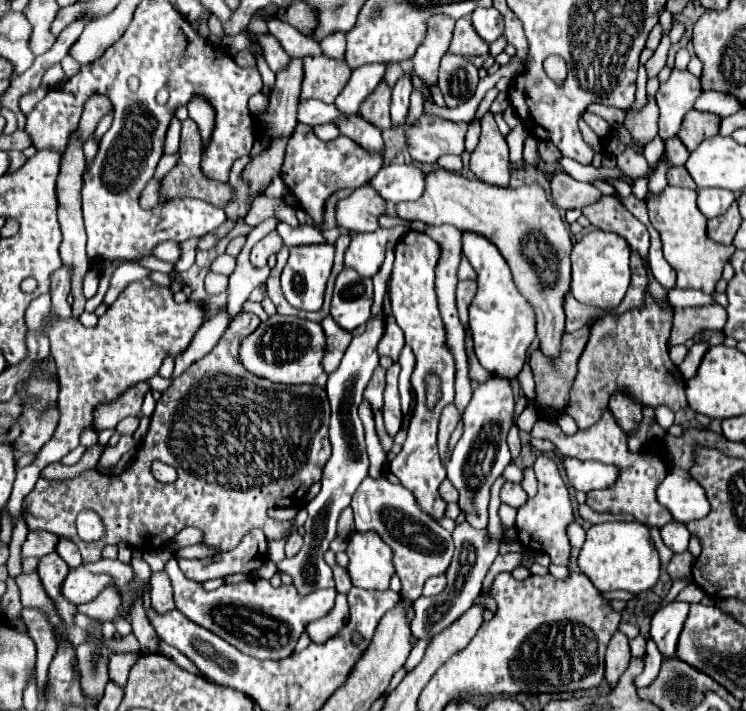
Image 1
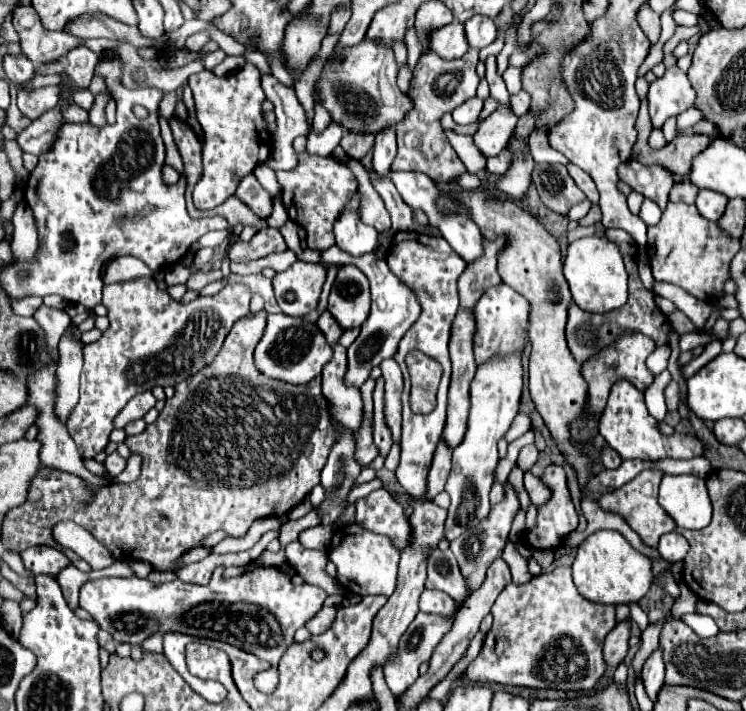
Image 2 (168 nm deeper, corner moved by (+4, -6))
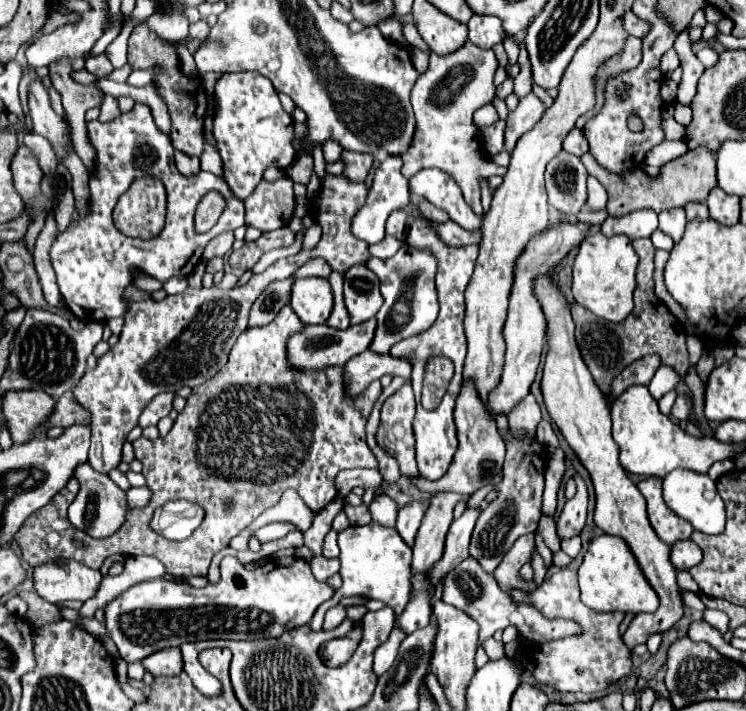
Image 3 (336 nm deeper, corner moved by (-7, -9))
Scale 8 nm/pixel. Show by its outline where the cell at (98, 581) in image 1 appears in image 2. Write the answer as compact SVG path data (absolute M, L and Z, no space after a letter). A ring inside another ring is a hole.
M218 567L208 585L182 583L180 579L170 583L150 583L140 577L106 577L88 581L80 589L80 607L86 609L100 629L108 631L116 643L140 645L152 633L184 633L192 637L206 637L226 641L238 649L254 653L260 659L266 659L270 665L278 665L282 653L294 643L294 633L308 619L316 615L316 609L324 605L326 591L316 585L294 585L288 575L278 567L256 567L240 577L224 577L224 567Z

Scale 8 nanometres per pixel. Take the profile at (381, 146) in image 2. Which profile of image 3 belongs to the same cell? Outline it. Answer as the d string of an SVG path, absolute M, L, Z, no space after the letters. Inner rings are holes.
M387 156L375 168L373 186L371 186L371 190L367 194L367 200L359 208L359 212L353 216L353 222L351 222L351 232L359 240L365 240L367 244L381 242L385 238L385 220L389 218L389 214L393 210L407 208L407 204L409 204L409 184L407 184L407 178L401 174L401 166L403 166L401 156Z

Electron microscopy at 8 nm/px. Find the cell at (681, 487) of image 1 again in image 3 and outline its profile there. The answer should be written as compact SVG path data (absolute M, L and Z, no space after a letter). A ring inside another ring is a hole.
M687 470L669 472L667 478L663 478L663 498L665 498L667 506L677 516L691 522L695 530L699 530L703 534L723 532L723 528L725 528L725 506L723 506L719 492L717 492L715 482L707 474L687 472Z

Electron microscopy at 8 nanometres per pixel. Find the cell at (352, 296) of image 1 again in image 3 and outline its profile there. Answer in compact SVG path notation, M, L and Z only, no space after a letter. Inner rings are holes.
M363 264L351 266L345 274L345 306L351 324L361 324L379 312L383 298L379 292L379 278Z

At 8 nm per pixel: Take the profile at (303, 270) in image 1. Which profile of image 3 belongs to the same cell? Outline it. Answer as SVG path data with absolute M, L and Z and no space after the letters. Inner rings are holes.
M327 278L295 280L291 290L291 308L301 322L323 324L333 308L333 294Z

